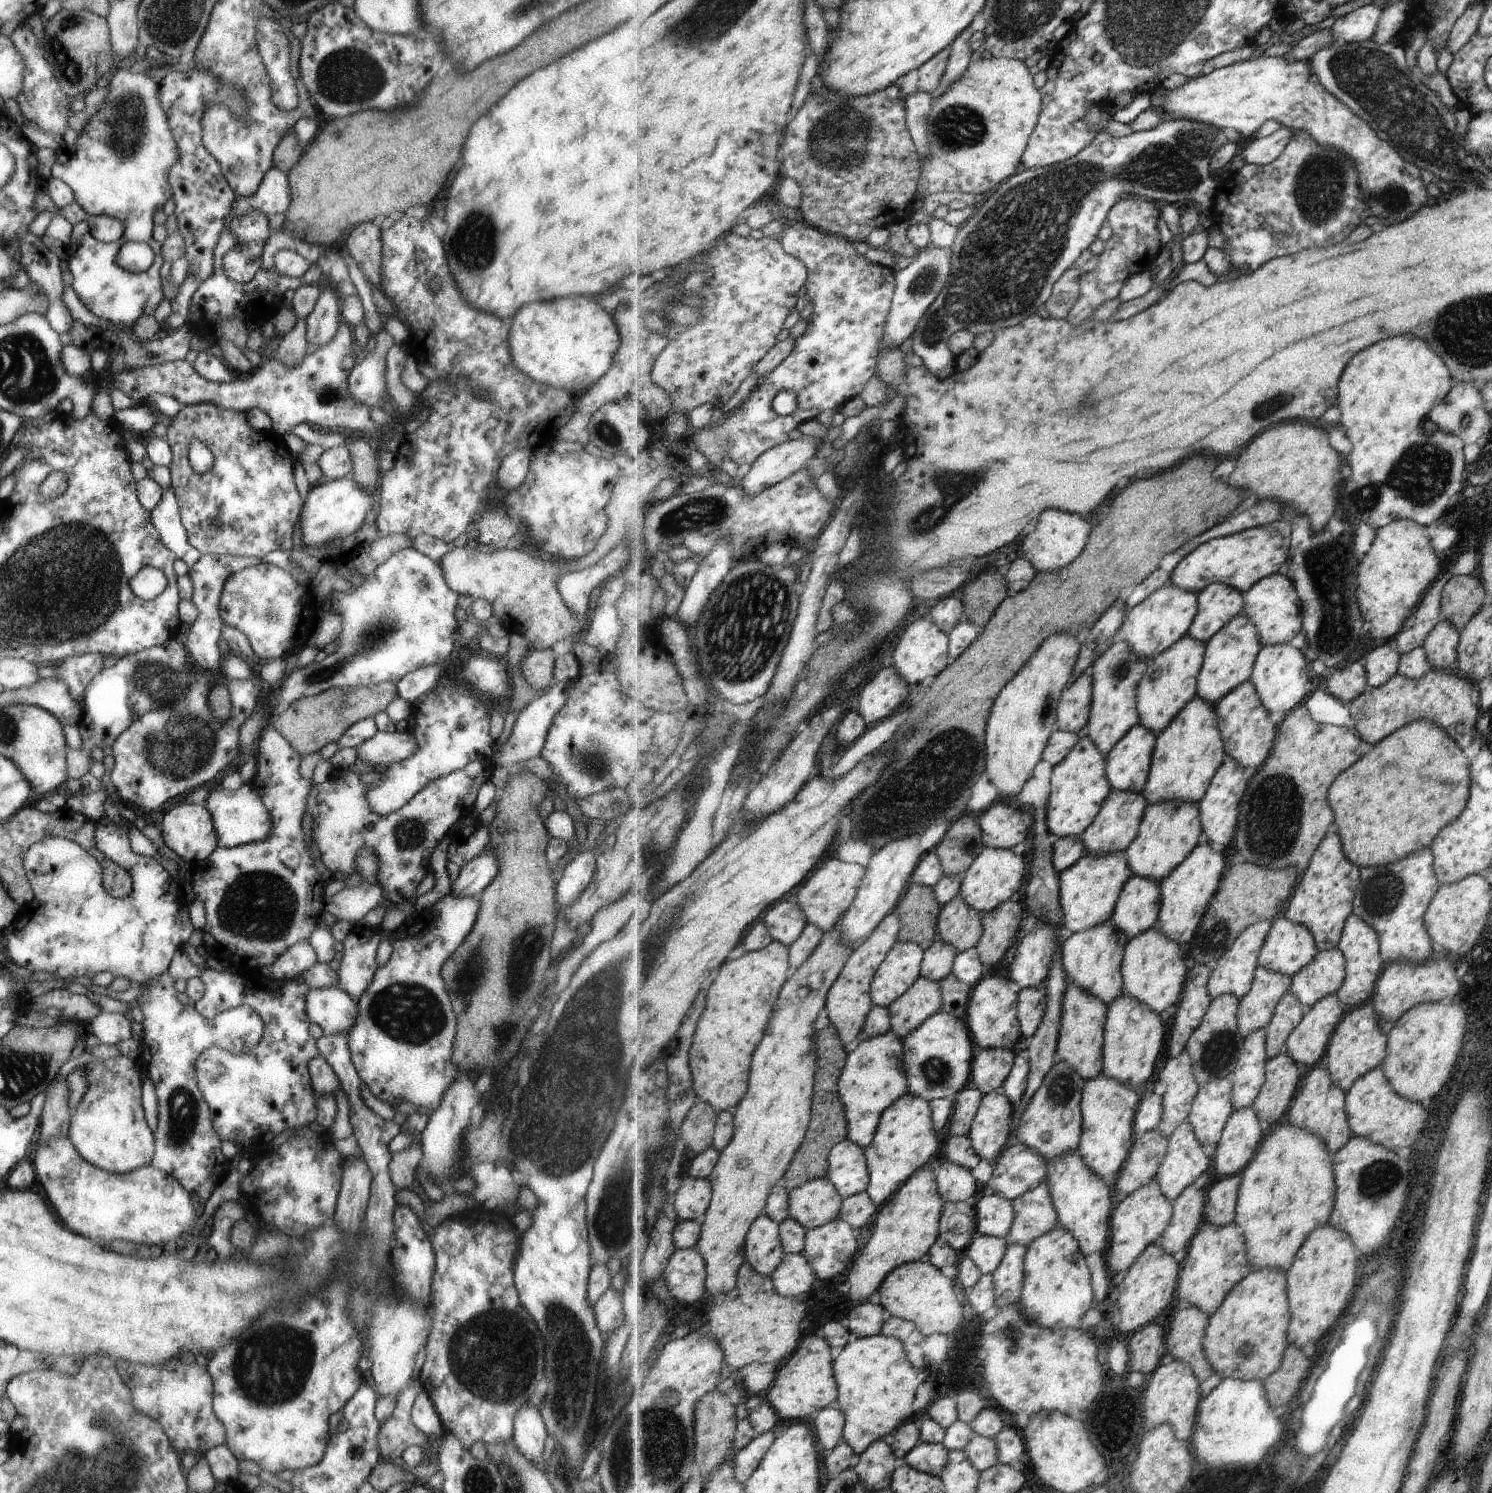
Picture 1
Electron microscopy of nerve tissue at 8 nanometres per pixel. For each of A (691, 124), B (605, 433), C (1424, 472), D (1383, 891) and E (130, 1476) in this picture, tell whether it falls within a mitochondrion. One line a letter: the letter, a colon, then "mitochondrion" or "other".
A: other
B: mitochondrion
C: mitochondrion
D: mitochondrion
E: mitochondrion

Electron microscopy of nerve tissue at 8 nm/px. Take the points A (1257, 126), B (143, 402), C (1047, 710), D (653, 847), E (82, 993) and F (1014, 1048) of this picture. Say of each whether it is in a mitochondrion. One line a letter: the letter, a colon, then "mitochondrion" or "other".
A: other
B: other
C: other
D: mitochondrion
E: other
F: other

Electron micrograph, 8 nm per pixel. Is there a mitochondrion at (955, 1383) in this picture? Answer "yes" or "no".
no

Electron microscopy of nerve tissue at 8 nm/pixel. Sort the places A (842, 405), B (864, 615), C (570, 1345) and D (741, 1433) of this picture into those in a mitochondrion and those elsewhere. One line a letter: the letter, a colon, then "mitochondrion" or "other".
A: other
B: other
C: mitochondrion
D: other

